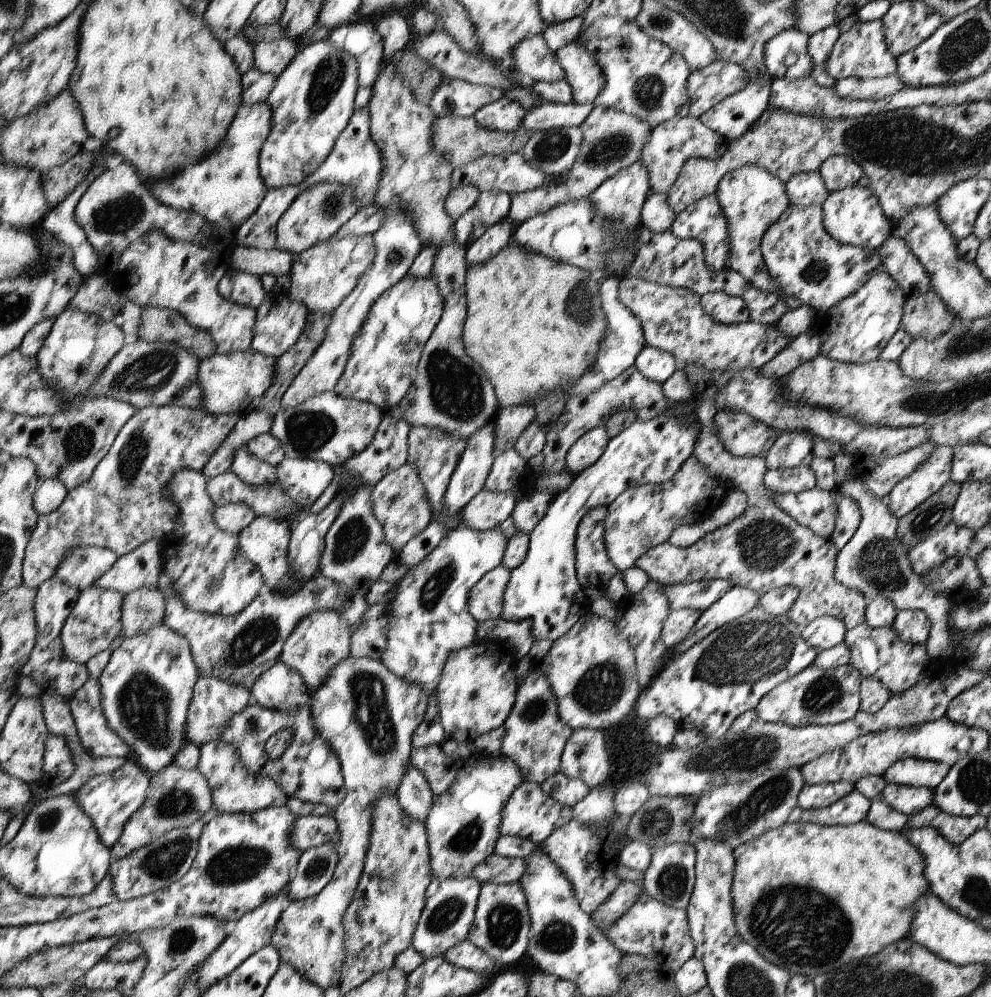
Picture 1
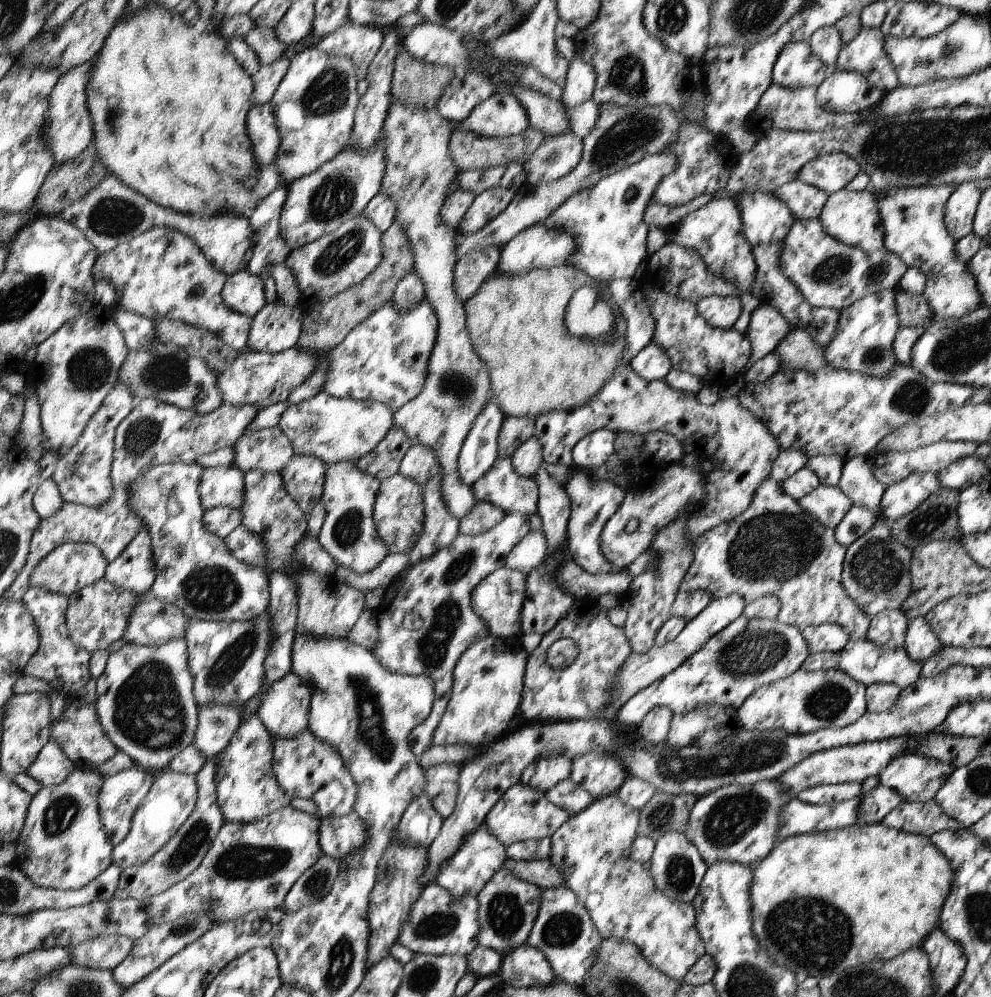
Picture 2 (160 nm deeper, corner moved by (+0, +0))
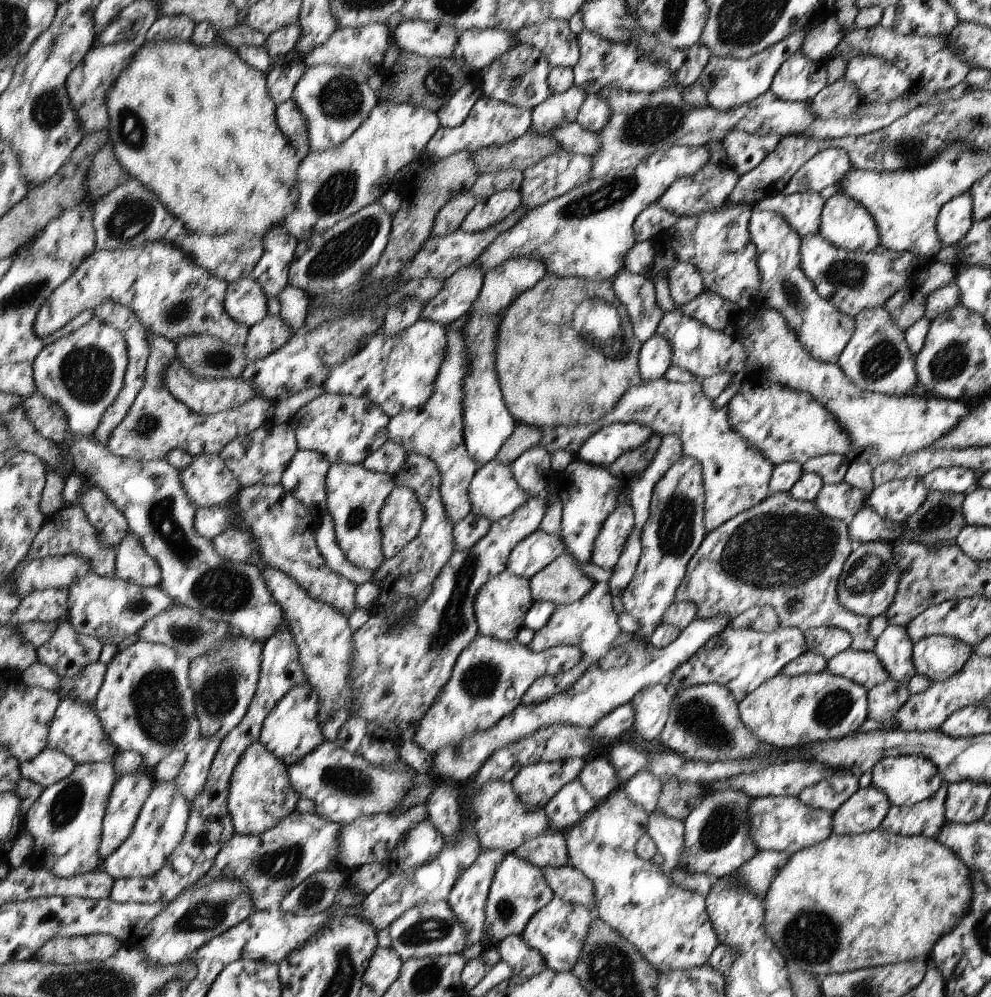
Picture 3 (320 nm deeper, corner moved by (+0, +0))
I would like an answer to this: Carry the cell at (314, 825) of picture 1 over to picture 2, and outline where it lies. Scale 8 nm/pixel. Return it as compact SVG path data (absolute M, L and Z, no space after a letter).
M353 813L343 818L321 818L319 843L325 855L340 861L364 846L368 838L366 822Z

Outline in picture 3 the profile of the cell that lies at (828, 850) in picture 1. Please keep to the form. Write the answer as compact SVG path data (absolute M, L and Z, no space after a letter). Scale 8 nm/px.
M880 828L857 835L832 833L820 844L809 846L790 855L788 862L774 877L765 896L765 929L791 967L809 972L817 978L823 978L832 973L848 973L856 969L901 963L920 958L926 960L933 952L934 945L938 942L938 939L943 934L950 932L971 909L971 898L973 897L972 883L971 869L966 866L966 863L951 848L944 846L934 837L897 835Z

